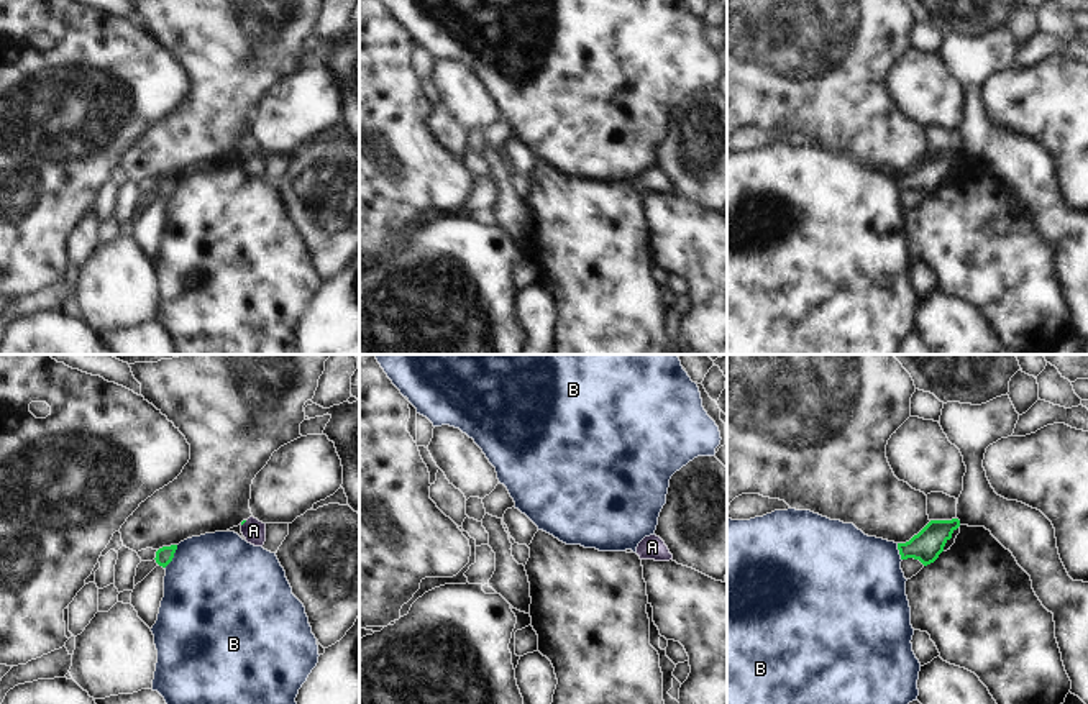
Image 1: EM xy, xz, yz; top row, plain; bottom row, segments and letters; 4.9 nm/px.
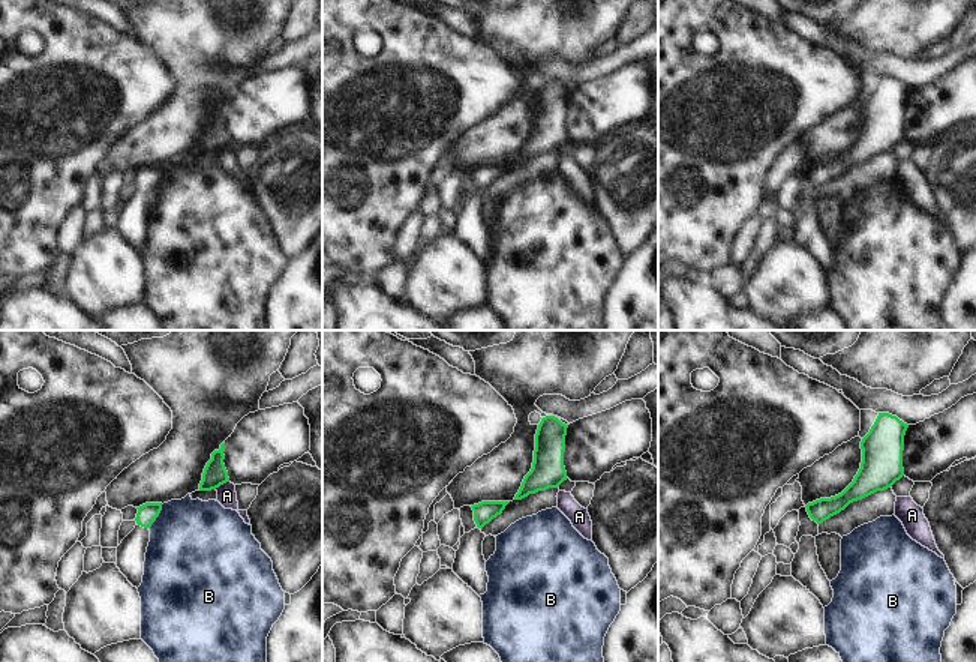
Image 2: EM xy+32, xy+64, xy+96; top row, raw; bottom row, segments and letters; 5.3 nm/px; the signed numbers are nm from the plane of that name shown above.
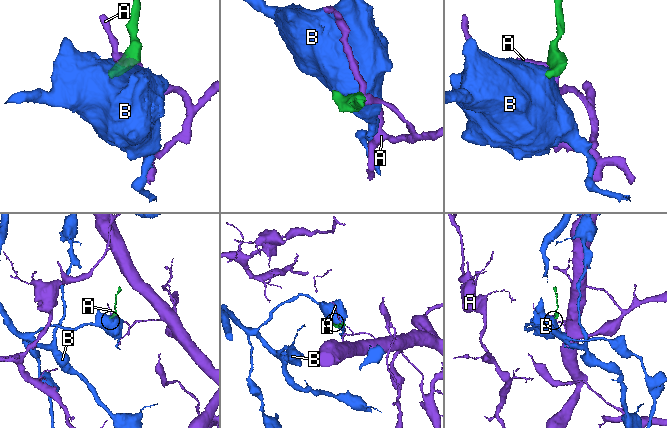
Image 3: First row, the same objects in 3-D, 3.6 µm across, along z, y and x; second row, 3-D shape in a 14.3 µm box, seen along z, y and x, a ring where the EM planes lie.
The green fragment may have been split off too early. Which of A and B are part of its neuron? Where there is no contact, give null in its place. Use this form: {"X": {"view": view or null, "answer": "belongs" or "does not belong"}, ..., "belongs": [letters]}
{"A": {"view": "xy", "answer": "does not belong"}, "B": {"view": "xy", "answer": "does not belong"}, "belongs": []}

